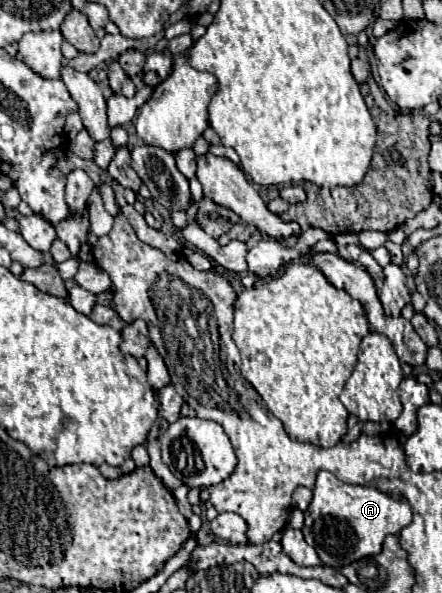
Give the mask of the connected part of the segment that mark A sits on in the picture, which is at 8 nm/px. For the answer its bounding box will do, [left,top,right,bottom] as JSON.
[302,470,412,568]

